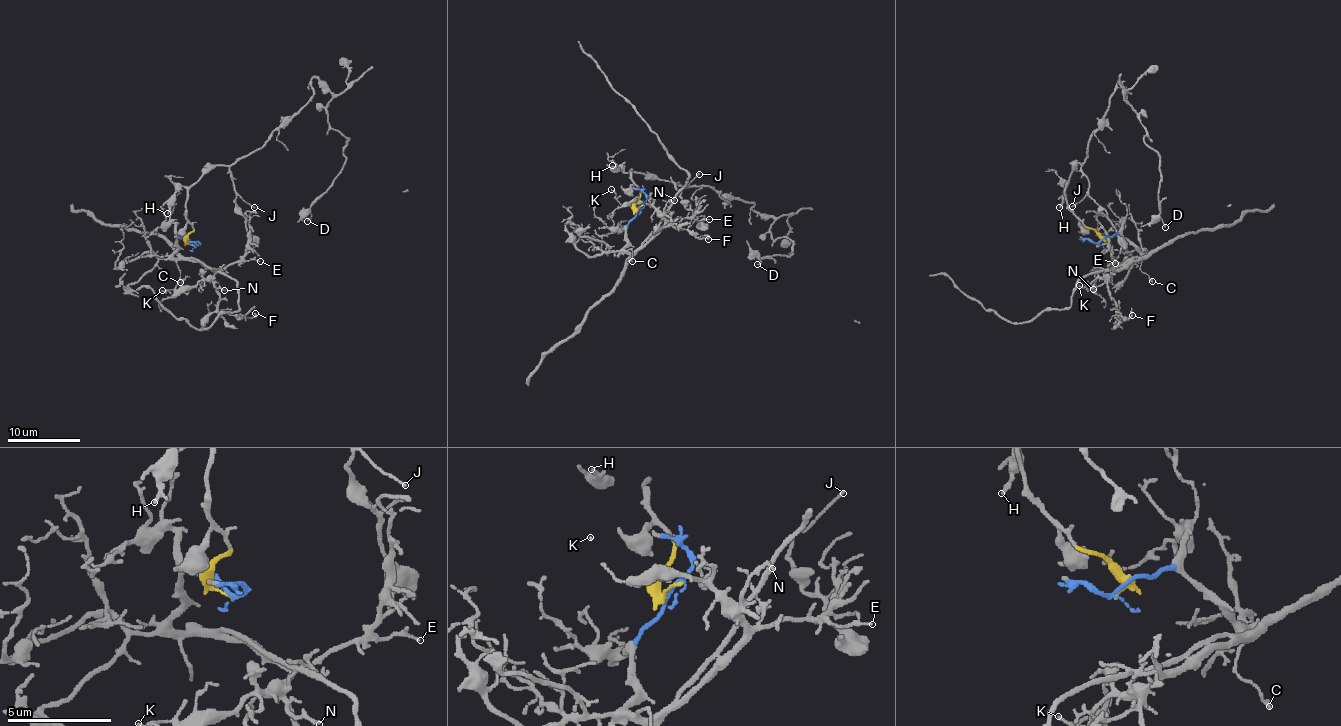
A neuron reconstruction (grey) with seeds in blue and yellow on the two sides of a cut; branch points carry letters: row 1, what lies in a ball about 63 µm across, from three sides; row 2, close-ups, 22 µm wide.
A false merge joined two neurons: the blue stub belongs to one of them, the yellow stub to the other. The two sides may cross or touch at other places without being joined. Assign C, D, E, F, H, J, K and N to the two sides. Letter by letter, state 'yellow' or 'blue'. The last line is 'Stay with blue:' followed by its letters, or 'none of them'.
C: blue
D: yellow
E: blue
F: blue
H: yellow
J: yellow
K: blue
N: blue
Stay with blue: C, E, F, K, N

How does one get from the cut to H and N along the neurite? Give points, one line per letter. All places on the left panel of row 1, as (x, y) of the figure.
H: (190, 243), (193, 224), (186, 218), (184, 187), (175, 193), (174, 204), (167, 213)
N: (192, 243), (178, 237), (173, 256), (197, 258), (215, 273), (214, 285), (225, 291)

